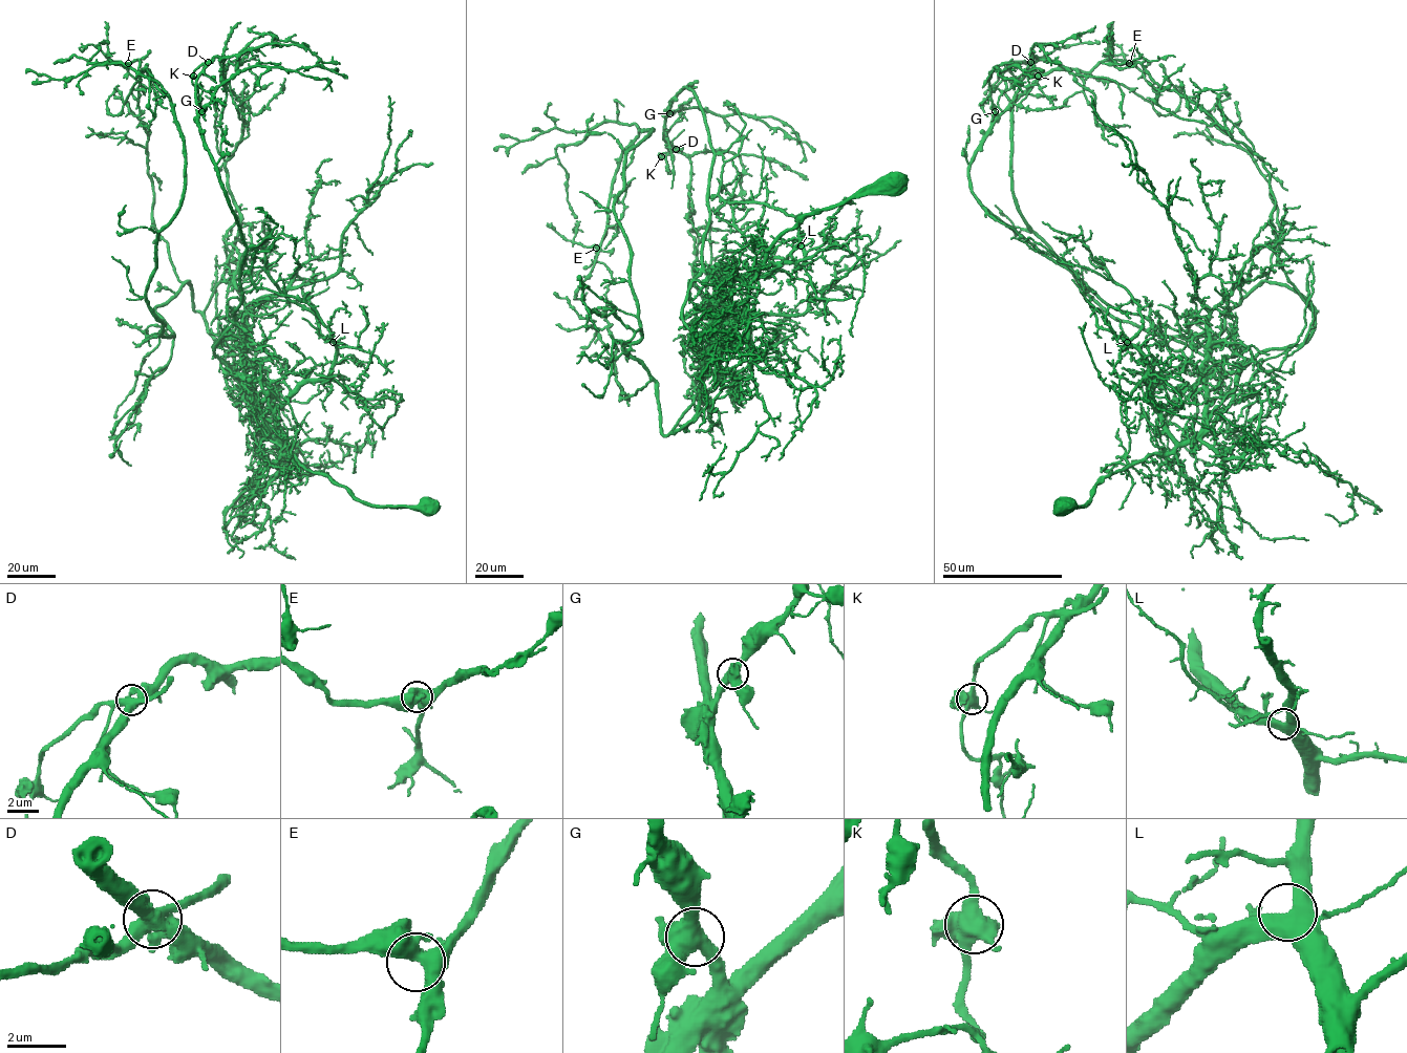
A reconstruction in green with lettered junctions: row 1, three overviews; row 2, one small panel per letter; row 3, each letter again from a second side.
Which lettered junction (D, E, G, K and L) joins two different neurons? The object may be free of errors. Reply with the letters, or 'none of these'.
D

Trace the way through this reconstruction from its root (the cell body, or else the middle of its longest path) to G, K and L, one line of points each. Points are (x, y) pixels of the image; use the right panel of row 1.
G: (1061, 507), (1188, 444), (1205, 389), (1145, 317), (1107, 305), (973, 193), (968, 167), (996, 111)
K: (1061, 507), (1188, 444), (1205, 389), (1145, 317), (1107, 305), (972, 191), (983, 136), (1030, 63), (1038, 76)
L: (1061, 507), (1083, 506), (1105, 477), (1154, 454), (1170, 453), (1175, 446), (1146, 384), (1145, 357), (1127, 342)

